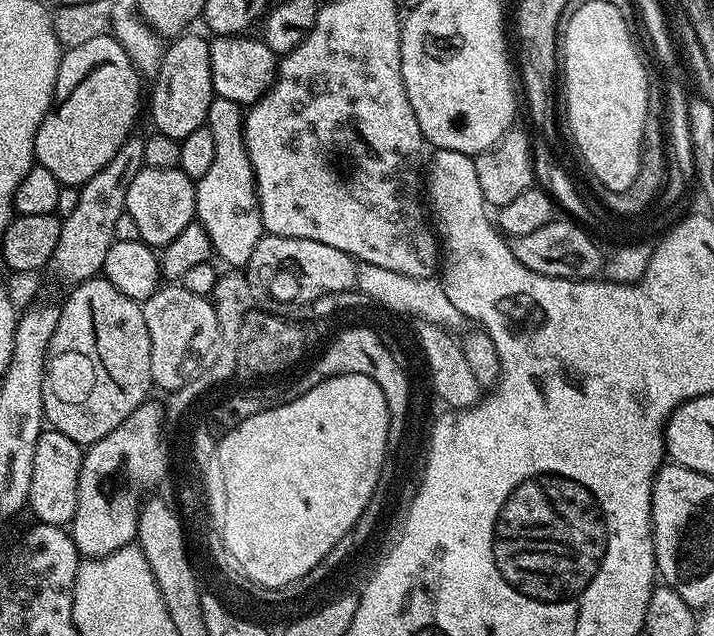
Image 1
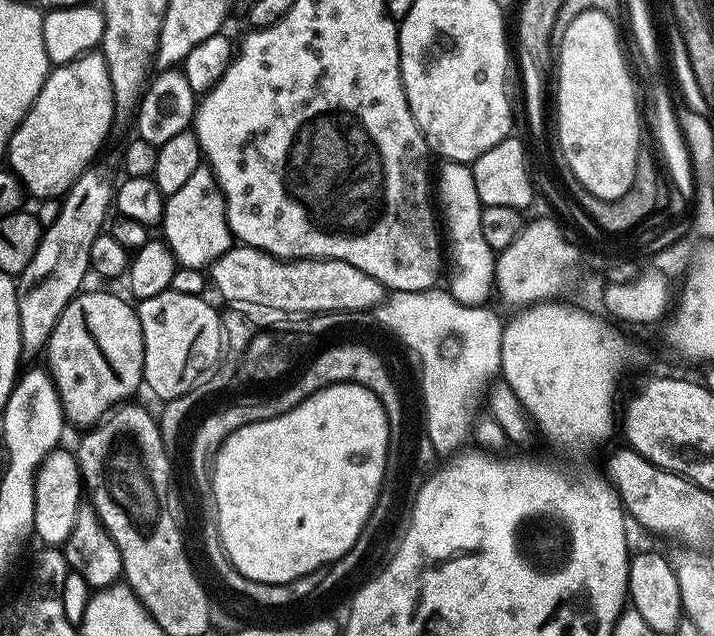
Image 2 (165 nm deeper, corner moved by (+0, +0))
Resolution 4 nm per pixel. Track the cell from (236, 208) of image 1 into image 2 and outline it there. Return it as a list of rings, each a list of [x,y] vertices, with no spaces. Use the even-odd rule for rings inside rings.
[[[202,166],[194,170],[179,190],[166,197],[163,228],[162,239],[181,268],[207,269],[233,247],[234,237],[226,218],[224,195],[216,185],[216,176],[211,168]]]

